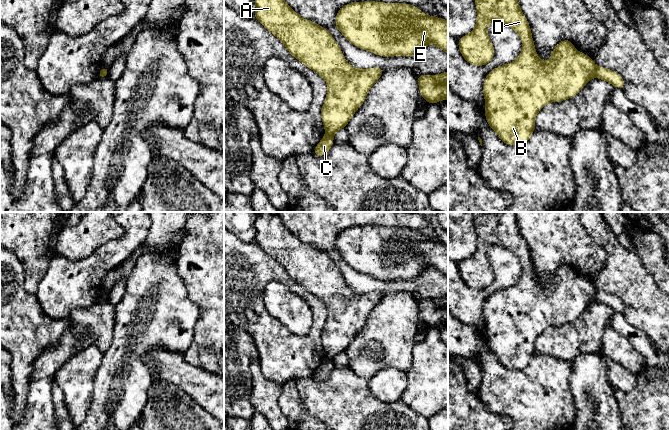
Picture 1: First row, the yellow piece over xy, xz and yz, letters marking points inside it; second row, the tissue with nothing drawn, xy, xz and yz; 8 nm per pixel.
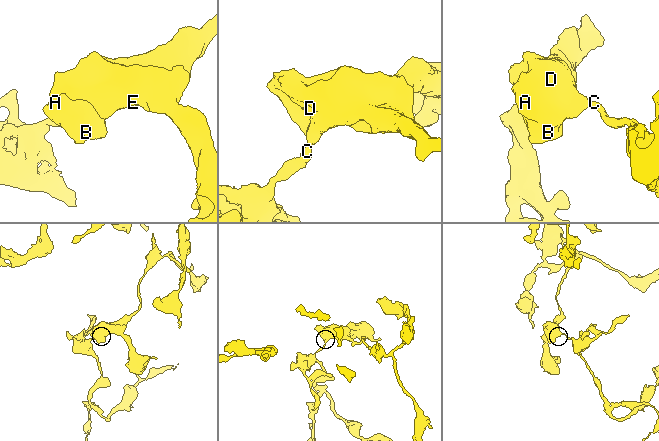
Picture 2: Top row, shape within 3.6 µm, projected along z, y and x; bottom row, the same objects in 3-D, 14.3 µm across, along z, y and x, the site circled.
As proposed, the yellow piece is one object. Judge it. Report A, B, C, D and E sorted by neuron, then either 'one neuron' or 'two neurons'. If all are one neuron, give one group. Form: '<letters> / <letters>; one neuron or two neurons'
A B D E / C; two neurons

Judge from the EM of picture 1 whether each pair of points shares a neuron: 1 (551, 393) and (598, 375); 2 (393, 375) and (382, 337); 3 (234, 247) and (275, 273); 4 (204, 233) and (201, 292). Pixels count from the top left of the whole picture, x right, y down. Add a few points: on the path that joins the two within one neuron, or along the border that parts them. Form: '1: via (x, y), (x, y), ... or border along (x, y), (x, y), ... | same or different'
1: border along (571, 363), (572, 370), (569, 389), (576, 409) | different
2: border along (405, 371), (399, 368), (382, 367), (370, 378) | different
3: via (244, 256), (258, 269), (265, 269) | same
4: via (204, 248), (204, 277) | same

